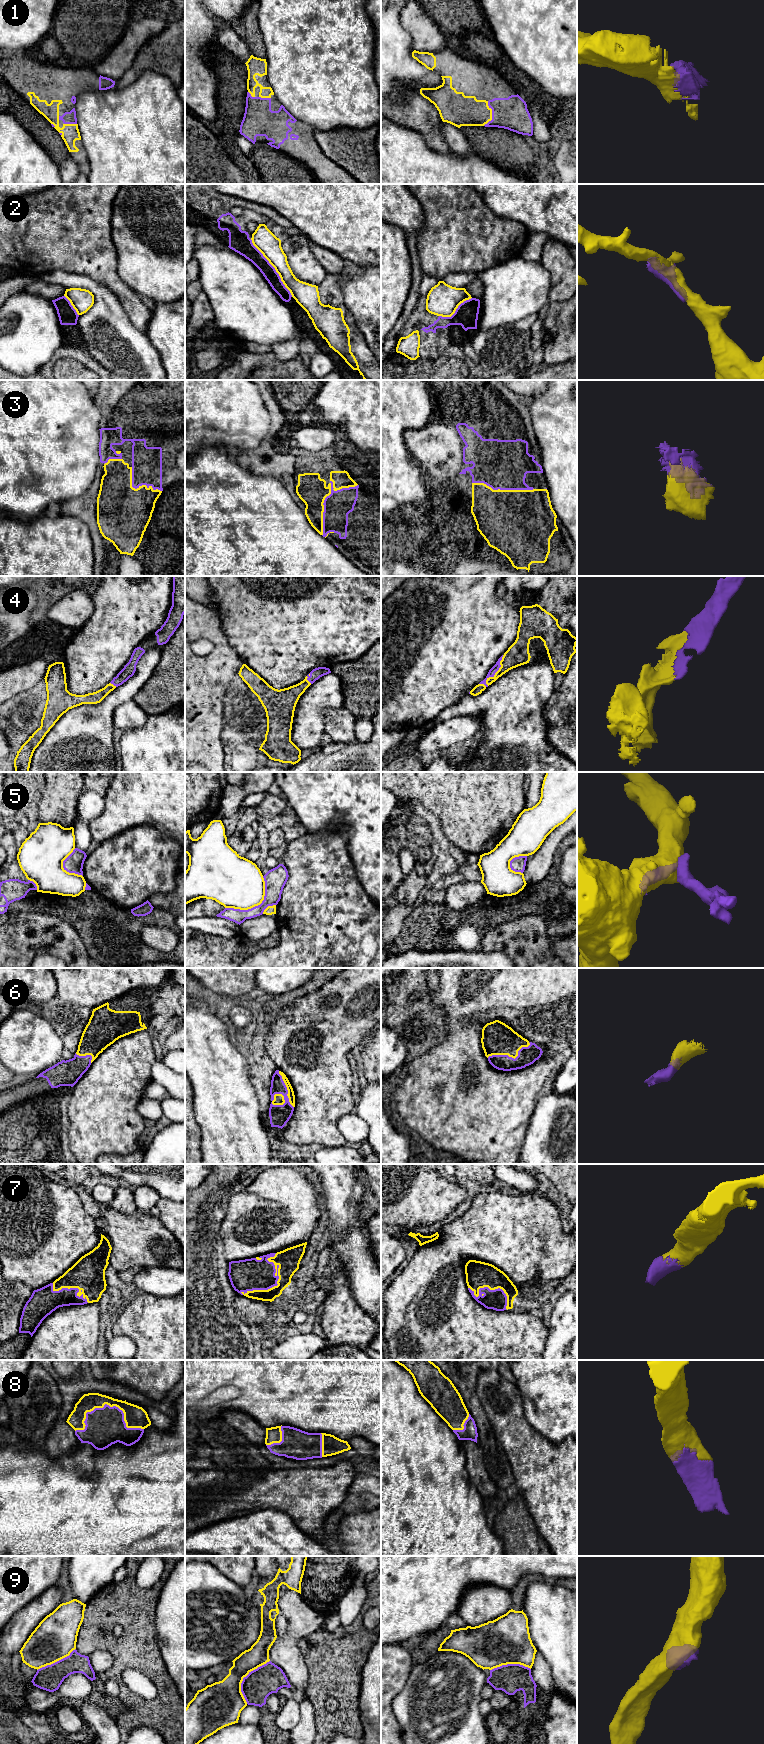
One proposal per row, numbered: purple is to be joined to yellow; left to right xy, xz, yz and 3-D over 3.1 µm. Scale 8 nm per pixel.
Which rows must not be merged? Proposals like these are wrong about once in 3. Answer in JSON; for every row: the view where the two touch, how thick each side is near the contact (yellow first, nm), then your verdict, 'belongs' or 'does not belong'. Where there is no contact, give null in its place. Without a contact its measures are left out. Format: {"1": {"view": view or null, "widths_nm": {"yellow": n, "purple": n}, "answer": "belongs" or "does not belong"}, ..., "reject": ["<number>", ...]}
{"1": {"view": "yz", "widths_nm": {"yellow": 240, "purple": 260}, "answer": "belongs"}, "2": {"view": "xz", "widths_nm": {"yellow": 180, "purple": 120}, "answer": "does not belong"}, "3": {"view": "xz", "widths_nm": {"yellow": 240, "purple": 220}, "answer": "belongs"}, "4": {"view": "yz", "widths_nm": {"yellow": 180, "purple": 60}, "answer": "belongs"}, "5": {"view": "xz", "widths_nm": {"yellow": 420, "purple": 160}, "answer": "does not belong"}, "6": {"view": "yz", "widths_nm": {"yellow": 260, "purple": 140}, "answer": "belongs"}, "7": {"view": "xz", "widths_nm": {"yellow": 180, "purple": 260}, "answer": "belongs"}, "8": {"view": "xy", "widths_nm": {"yellow": 180, "purple": 300}, "answer": "belongs"}, "9": {"view": "xz", "widths_nm": {"yellow": 320, "purple": 240}, "answer": "does not belong"}, "reject": ["2", "5", "9"]}

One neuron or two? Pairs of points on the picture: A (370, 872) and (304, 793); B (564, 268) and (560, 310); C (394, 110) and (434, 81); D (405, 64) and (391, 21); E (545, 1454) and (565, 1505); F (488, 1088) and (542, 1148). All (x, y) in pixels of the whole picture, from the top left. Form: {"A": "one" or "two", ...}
{"A": "one", "B": "two", "C": "two", "D": "one", "E": "one", "F": "two"}

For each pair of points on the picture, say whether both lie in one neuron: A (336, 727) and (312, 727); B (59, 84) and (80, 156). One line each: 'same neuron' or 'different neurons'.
A: different neurons
B: same neuron

